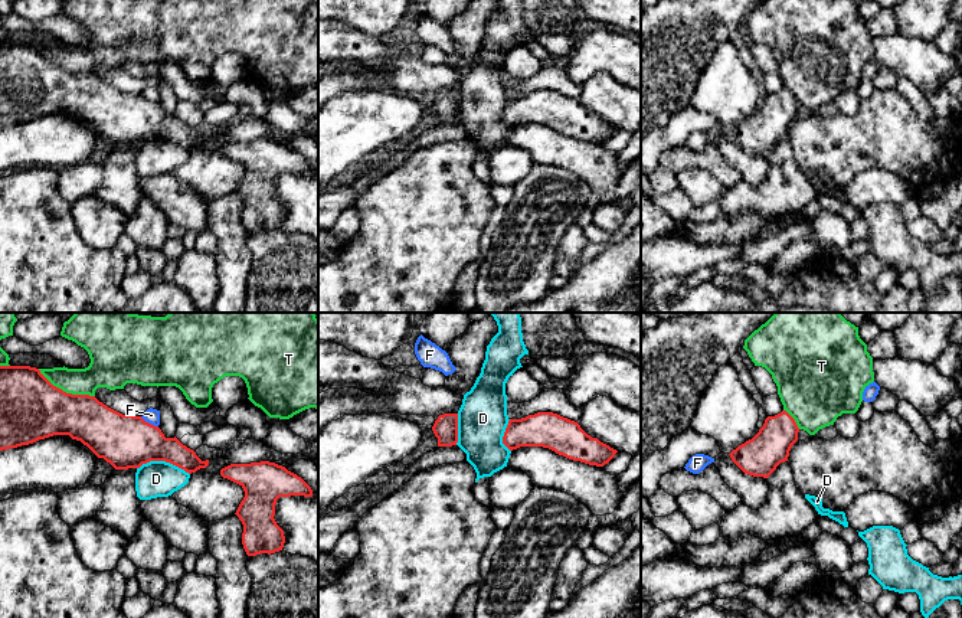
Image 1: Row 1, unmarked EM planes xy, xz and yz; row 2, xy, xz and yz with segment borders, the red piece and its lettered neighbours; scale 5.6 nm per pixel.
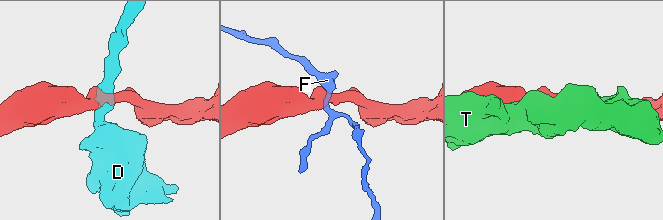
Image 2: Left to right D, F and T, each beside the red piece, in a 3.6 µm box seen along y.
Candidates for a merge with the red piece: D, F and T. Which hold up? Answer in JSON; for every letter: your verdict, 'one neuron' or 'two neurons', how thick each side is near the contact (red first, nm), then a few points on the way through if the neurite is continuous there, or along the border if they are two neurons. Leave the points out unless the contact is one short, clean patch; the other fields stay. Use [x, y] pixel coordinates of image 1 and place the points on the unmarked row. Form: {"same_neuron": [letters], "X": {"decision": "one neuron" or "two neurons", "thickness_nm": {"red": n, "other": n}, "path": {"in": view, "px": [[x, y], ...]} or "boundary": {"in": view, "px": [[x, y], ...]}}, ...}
{"same_neuron": [], "D": {"decision": "two neurons", "thickness_nm": {"red": 300, "other": 200}, "boundary": {"in": "xy", "px": [[137, 144], [150, 139], [169, 139], [189, 151]]}}, "F": {"decision": "two neurons", "thickness_nm": {"red": 300, "other": 80}, "boundary": {"in": "xy", "px": [[140, 94], [157, 104]]}}, "T": {"decision": "two neurons", "thickness_nm": {"red": 360, "other": 190}}}

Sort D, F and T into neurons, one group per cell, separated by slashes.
D / F / T

